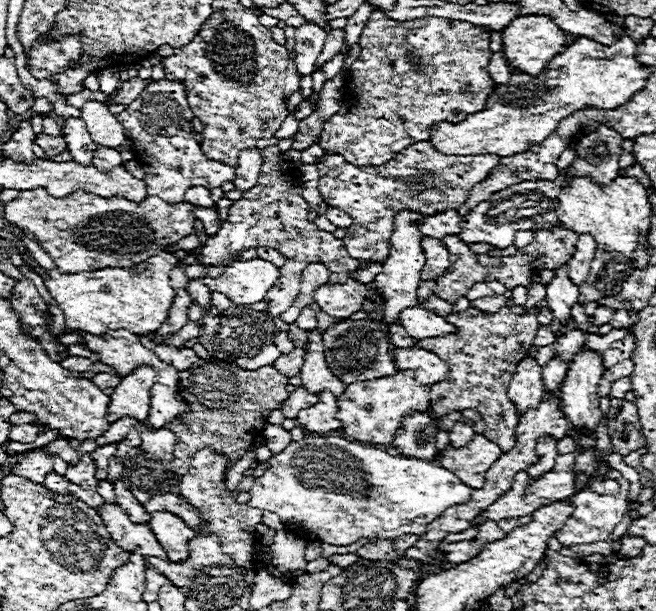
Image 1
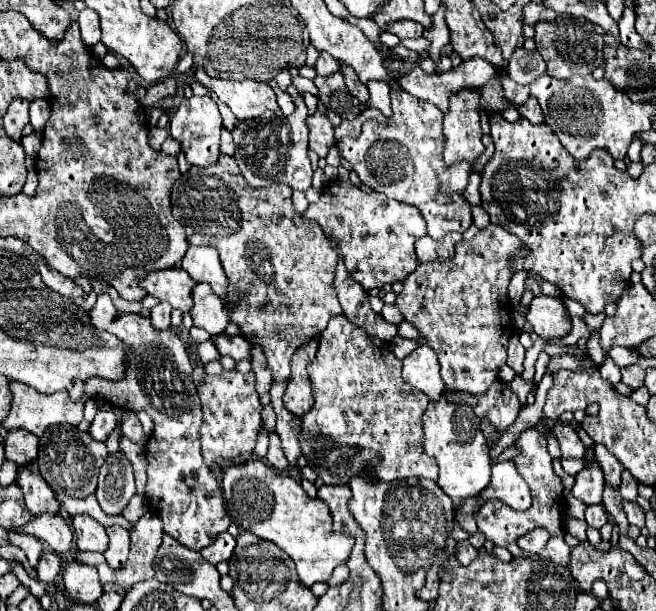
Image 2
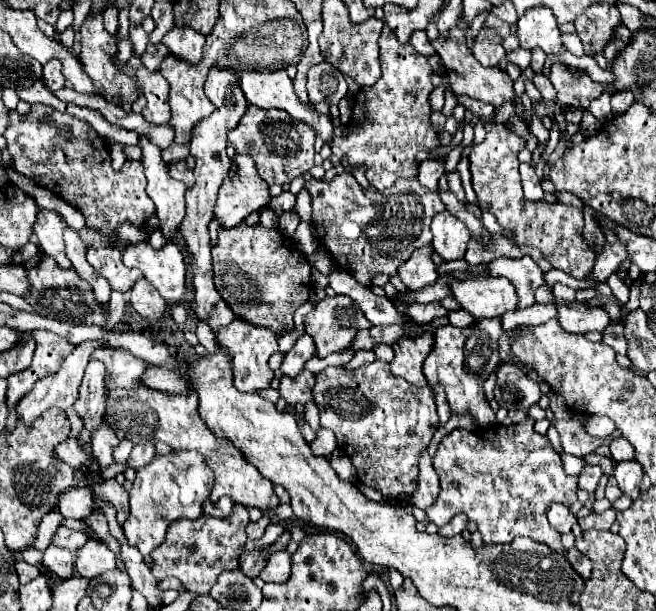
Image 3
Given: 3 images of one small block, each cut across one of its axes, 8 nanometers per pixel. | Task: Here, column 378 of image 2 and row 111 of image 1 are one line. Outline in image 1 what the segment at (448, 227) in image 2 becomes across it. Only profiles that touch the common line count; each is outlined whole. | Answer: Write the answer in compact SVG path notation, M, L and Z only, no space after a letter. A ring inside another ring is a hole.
M166 78L150 82L144 92L116 118L136 148L136 160L146 170L144 182L148 184L150 196L158 196L168 204L180 204L184 192L192 186L204 186L212 190L234 180L234 168L208 160L200 150L200 144L194 140L192 110L182 84Z

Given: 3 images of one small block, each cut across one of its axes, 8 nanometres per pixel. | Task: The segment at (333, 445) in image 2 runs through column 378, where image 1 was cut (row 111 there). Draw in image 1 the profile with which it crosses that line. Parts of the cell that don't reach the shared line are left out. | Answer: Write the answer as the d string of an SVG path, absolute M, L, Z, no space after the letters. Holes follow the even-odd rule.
M378 18L378 20L370 20L370 22L374 22L374 24L370 24L370 26L366 24L366 28L360 36L360 56L352 64L352 72L350 72L350 78L348 78L348 88L354 90L354 92L346 92L340 112L336 116L332 116L332 120L328 120L328 124L324 124L324 132L322 132L322 138L320 138L320 148L322 150L326 150L330 154L342 154L348 162L360 164L360 166L386 164L388 160L392 160L404 148L408 148L416 142L426 142L428 140L428 130L434 124L438 124L438 122L458 124L468 114L476 114L476 112L484 110L484 104L486 104L488 96L492 94L492 88L496 86L492 82L492 78L488 76L488 72L486 72L486 66L492 58L492 52L490 52L490 34L492 32L490 32L490 28L474 26L474 24L468 24L468 22L456 22L456 20L440 20L440 18L418 18L418 20L410 20L410 22L398 22L398 20L392 20L392 18ZM364 38L386 40L386 42L364 42Z

